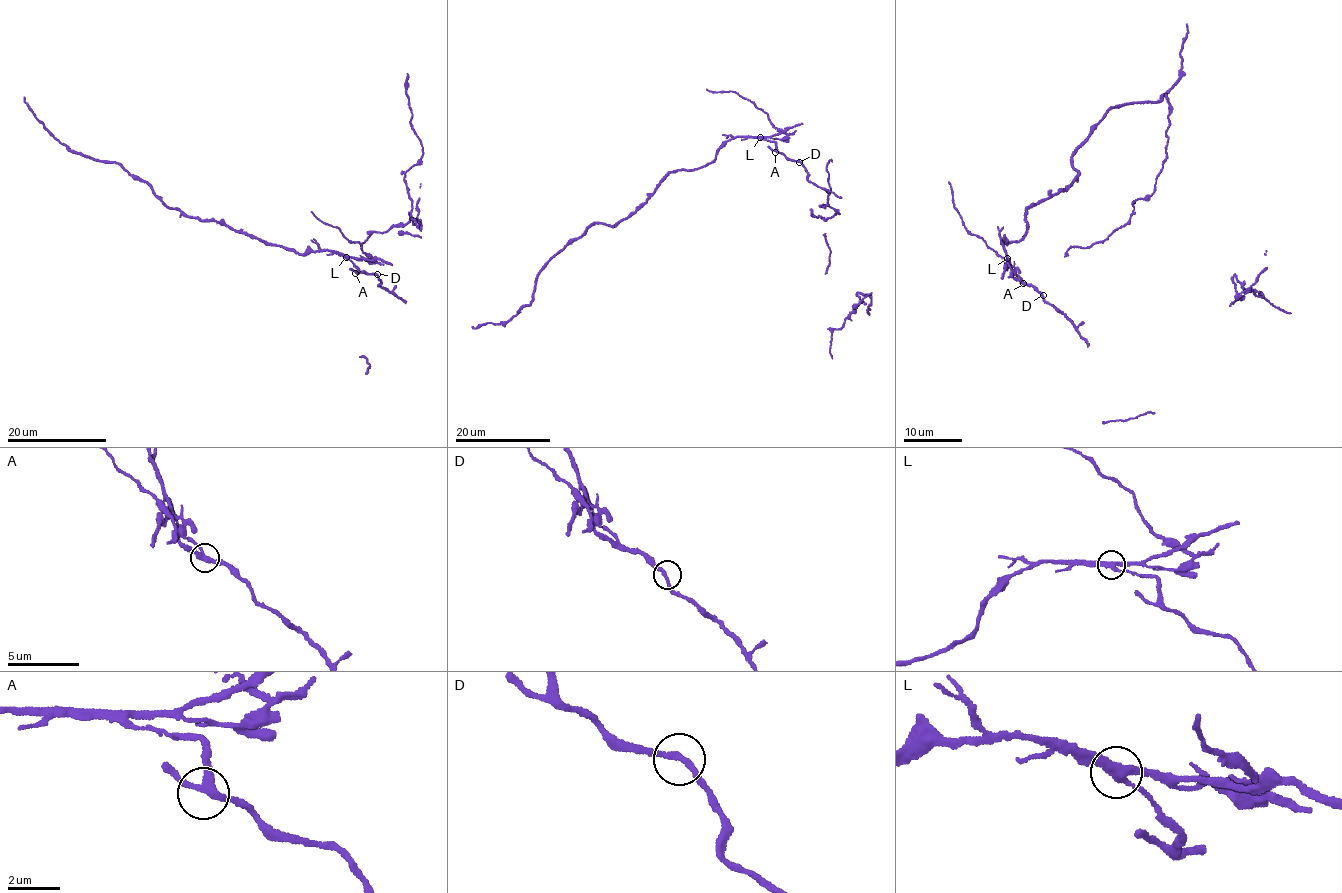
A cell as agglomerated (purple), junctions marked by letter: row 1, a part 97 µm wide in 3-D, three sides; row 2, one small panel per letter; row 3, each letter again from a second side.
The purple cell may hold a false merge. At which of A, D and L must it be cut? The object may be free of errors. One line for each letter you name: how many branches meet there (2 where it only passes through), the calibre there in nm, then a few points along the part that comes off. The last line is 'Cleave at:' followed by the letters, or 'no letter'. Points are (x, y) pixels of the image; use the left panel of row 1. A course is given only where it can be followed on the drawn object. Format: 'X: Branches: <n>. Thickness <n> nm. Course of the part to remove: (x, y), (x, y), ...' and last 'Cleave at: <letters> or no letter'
L: Branches: 3. Thickness 280 nm
Cleave at: L

